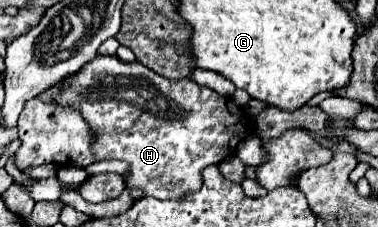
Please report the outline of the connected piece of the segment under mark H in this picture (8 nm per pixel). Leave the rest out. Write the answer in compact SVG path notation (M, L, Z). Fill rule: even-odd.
M97 54L93 60L89 60L89 64L85 64L85 68L57 82L53 88L47 88L37 98L77 108L91 128L91 150L95 160L127 162L129 170L123 174L127 188L139 188L147 196L159 200L181 200L201 188L201 170L209 164L219 164L221 160L233 156L237 144L245 138L247 128L243 122L247 115L245 108L241 110L231 98L225 98L191 78L169 80L161 74L155 74L137 60L123 62L117 56Z

